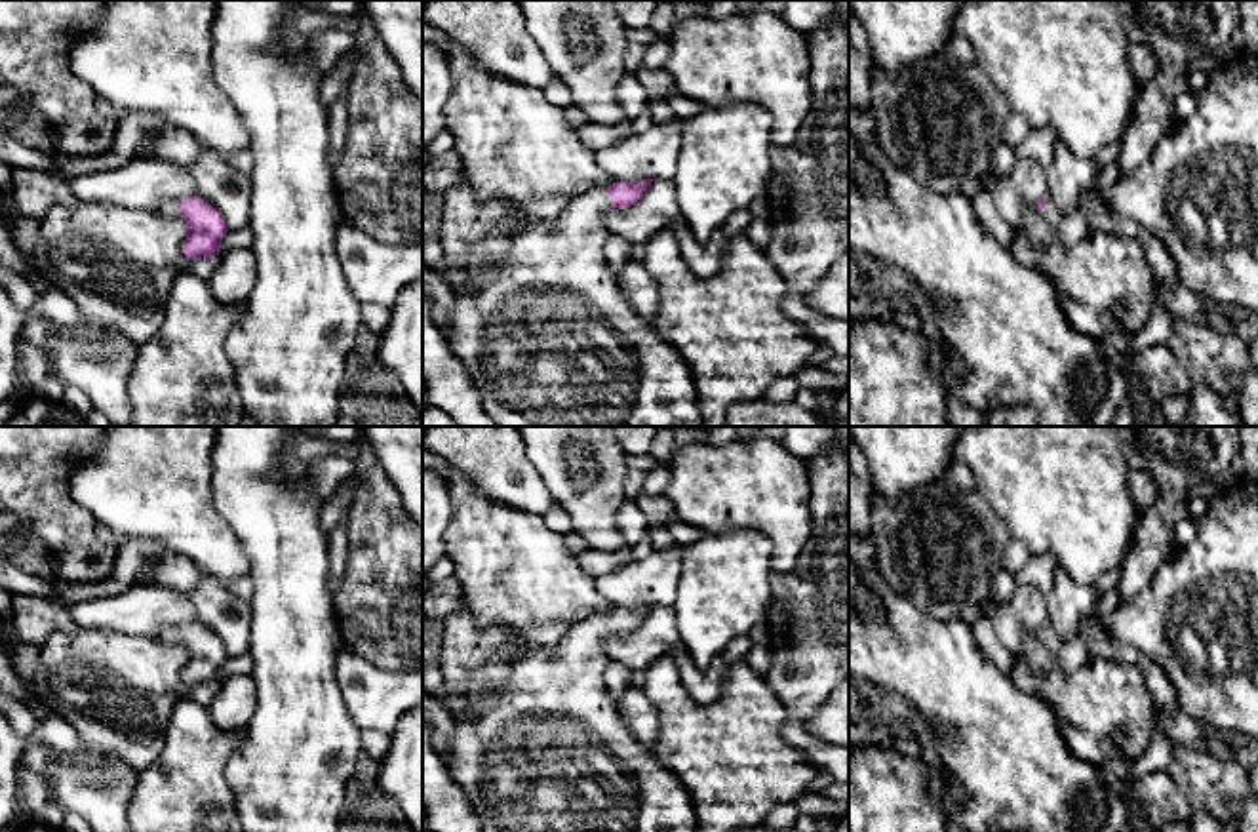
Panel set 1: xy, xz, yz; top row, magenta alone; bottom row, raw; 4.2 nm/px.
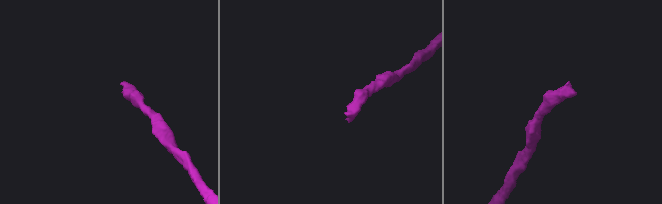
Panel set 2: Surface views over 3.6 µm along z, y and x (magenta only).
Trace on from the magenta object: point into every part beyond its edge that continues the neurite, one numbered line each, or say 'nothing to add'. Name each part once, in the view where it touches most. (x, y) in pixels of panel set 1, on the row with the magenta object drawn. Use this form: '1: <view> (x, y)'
1: xz (549, 337)

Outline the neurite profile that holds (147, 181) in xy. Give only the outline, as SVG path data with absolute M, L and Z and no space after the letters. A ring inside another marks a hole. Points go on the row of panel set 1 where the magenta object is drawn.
M141 154L122 168L76 175L69 181L76 202L114 202L156 209L167 200L198 196L185 166L154 154Z

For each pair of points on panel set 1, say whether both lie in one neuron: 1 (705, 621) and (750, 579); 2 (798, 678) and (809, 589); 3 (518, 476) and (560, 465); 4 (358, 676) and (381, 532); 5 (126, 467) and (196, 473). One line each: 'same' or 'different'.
1: same
2: same
3: different
4: different
5: same

